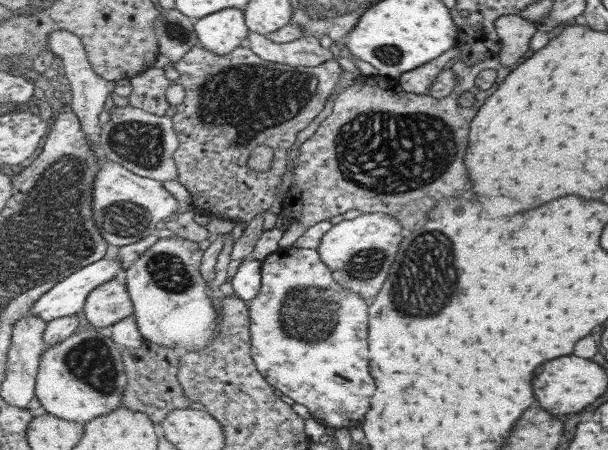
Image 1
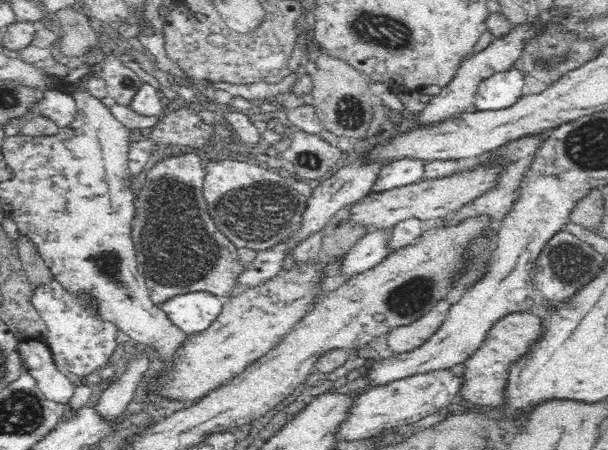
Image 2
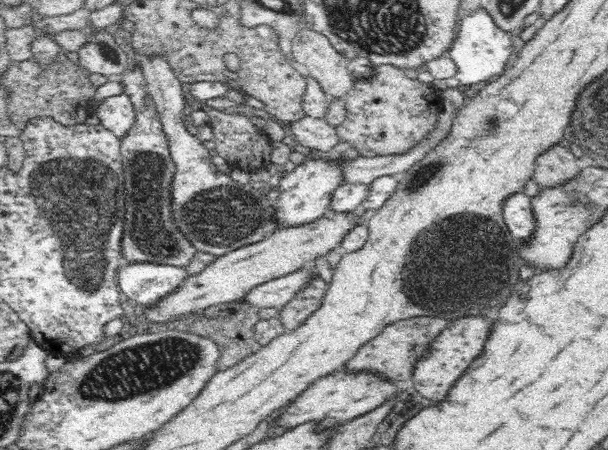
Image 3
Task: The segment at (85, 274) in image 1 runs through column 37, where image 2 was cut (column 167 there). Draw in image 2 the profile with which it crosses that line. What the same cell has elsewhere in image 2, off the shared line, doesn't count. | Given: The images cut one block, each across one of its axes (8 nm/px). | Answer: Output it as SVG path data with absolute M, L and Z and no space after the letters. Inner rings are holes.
M207 292L174 296L160 306L178 328L190 335L205 331L223 309L221 297Z

